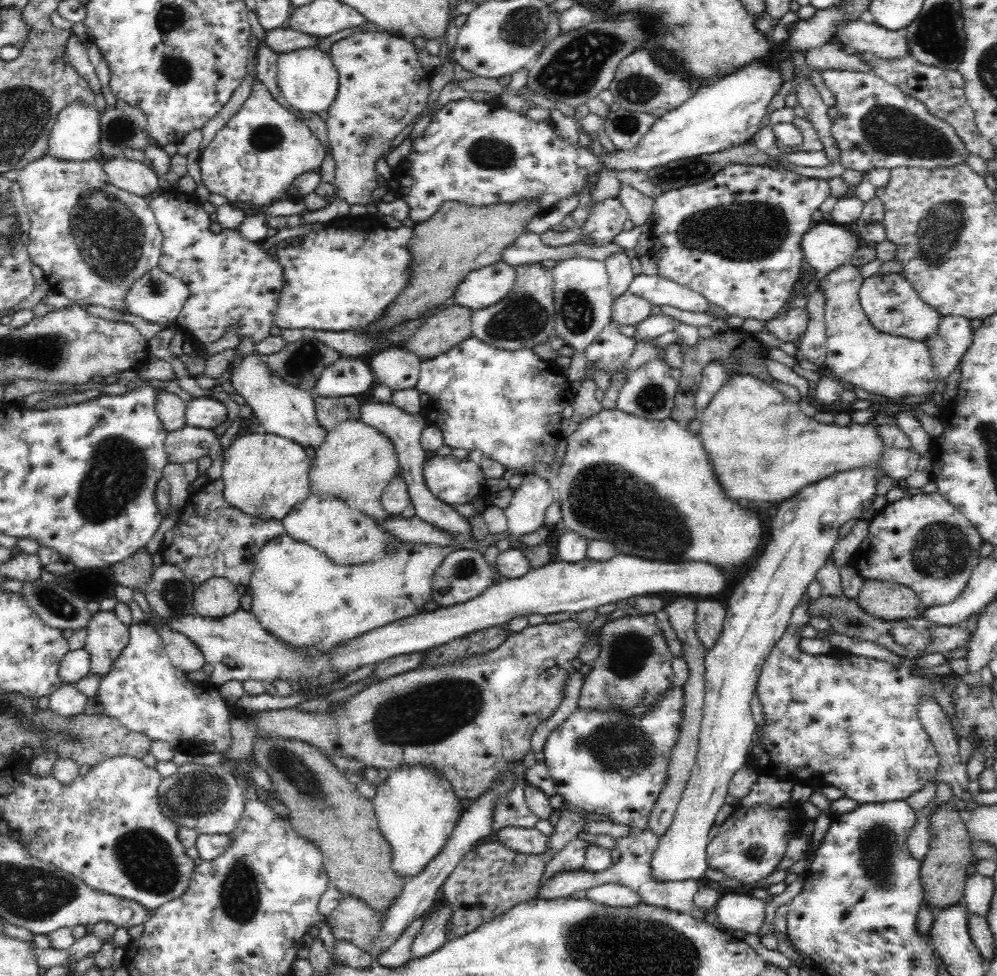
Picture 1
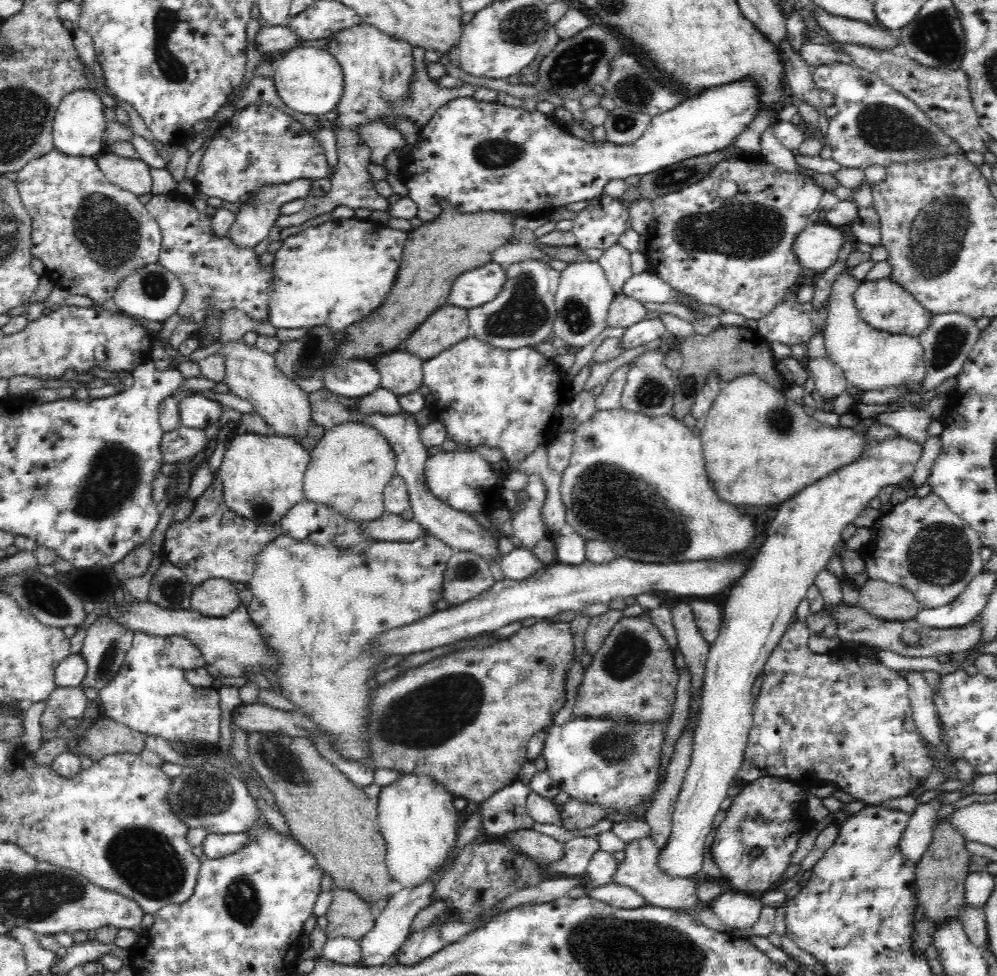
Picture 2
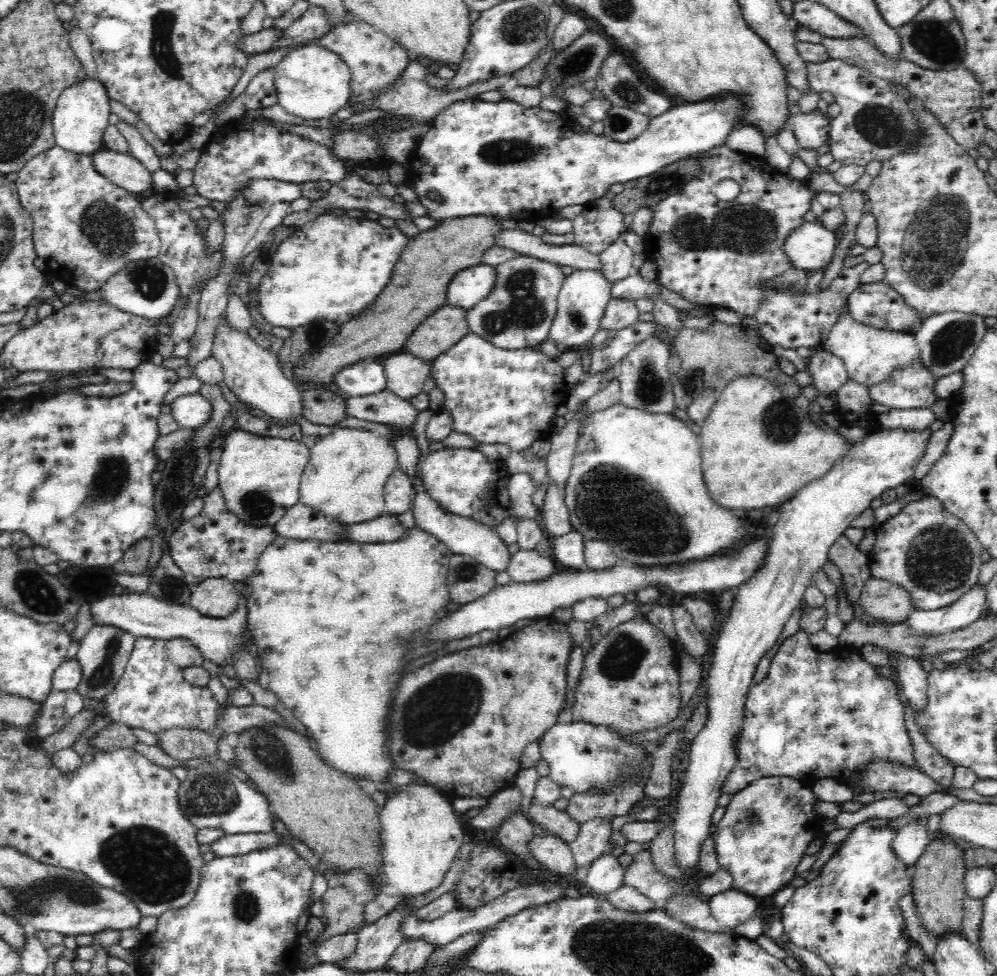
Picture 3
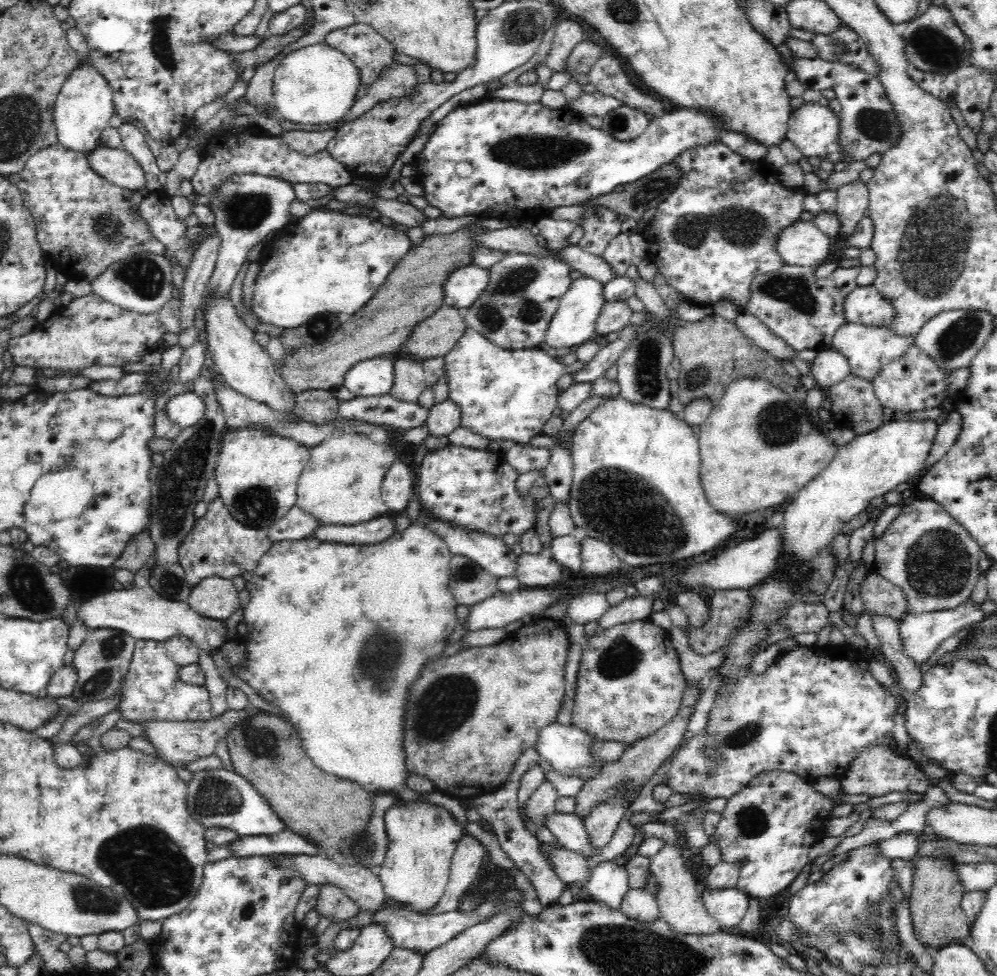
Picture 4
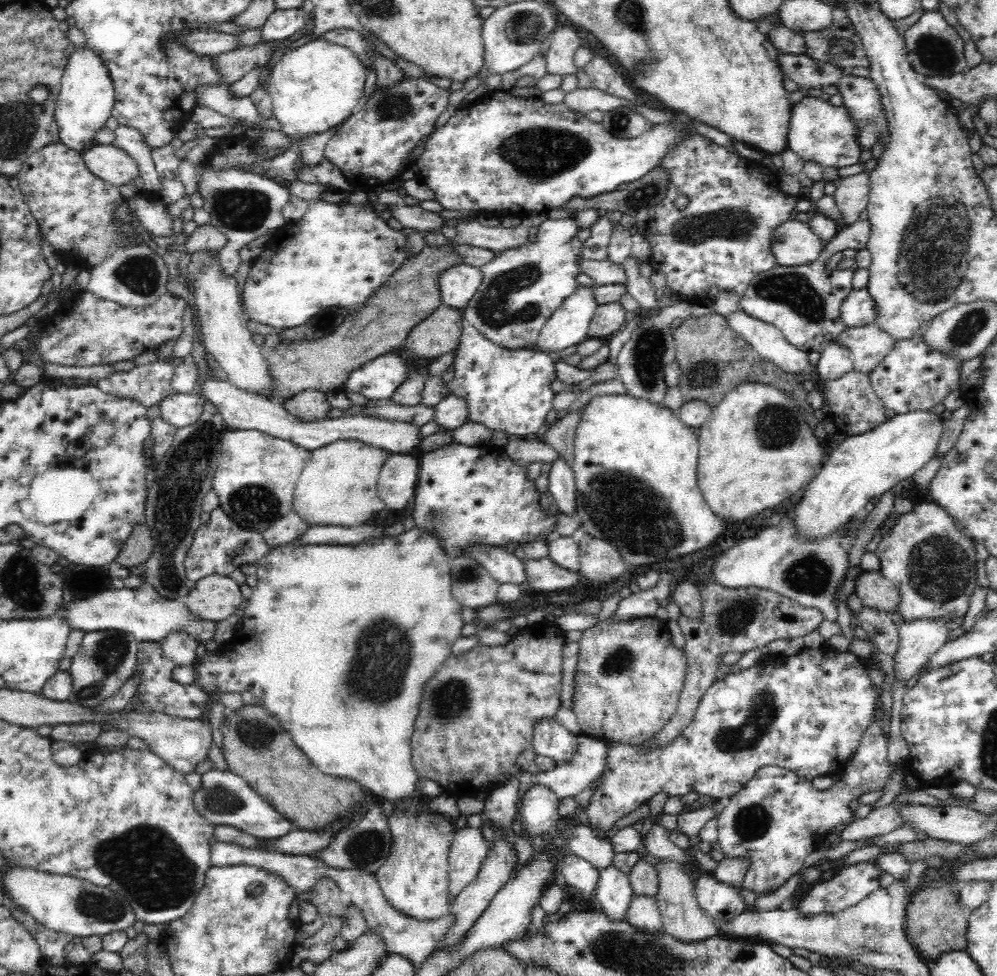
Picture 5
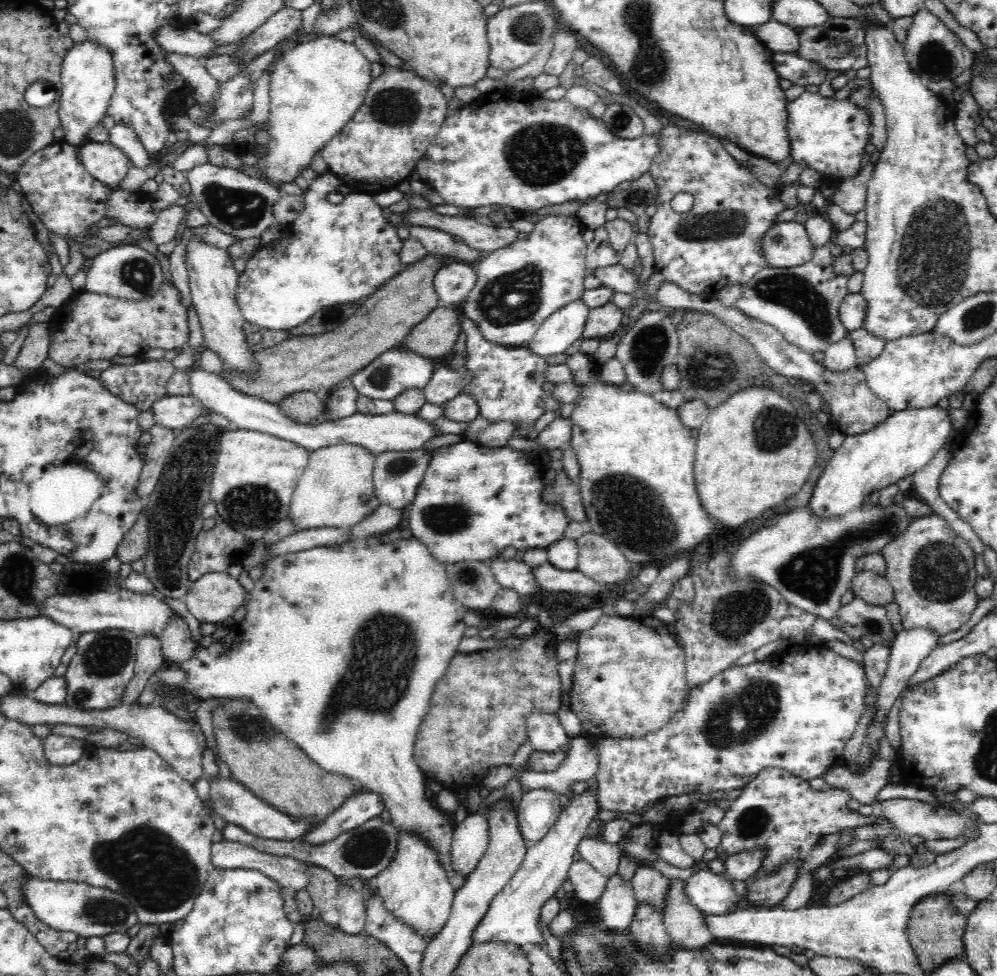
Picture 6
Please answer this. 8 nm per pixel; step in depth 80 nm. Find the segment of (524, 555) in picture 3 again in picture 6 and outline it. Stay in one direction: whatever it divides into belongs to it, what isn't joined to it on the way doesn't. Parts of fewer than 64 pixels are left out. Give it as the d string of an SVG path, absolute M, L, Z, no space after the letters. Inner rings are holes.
M545 562L540 566L532 566L532 573L536 585L542 591L564 594L576 592L580 596L586 596L586 594L598 594L602 590L600 583L582 574L578 568L565 571Z

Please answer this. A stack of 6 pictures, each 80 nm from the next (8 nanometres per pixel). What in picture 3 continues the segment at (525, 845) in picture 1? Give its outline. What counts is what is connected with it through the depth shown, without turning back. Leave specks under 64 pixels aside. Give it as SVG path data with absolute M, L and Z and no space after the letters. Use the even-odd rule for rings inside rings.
M532 834L532 838L526 844L528 852L538 863L546 868L550 868L556 874L564 874L564 876L572 876L574 859L570 853L568 844L554 837L554 835L536 835Z

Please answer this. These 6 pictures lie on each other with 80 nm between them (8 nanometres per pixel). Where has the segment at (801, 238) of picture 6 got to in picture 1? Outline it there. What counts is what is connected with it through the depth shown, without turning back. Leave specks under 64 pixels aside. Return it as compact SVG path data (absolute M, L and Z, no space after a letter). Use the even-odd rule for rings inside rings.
M832 222L814 223L801 242L806 262L814 268L816 275L820 275L820 279L836 268L849 264L860 246L864 243L857 235Z

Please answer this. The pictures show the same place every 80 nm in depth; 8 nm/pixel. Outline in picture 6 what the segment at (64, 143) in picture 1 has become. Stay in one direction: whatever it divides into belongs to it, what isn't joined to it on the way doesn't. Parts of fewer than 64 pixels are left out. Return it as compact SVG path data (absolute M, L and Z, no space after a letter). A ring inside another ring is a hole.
M84 41L67 50L61 70L61 86L58 93L58 118L64 131L63 141L79 149L89 142L88 134L102 123L107 115L115 91L114 67L110 51Z

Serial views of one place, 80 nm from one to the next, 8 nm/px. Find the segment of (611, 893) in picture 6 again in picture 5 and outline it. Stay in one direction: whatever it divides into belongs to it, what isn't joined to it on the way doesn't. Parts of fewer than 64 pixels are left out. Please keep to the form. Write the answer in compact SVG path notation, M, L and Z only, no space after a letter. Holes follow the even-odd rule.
M613 864L598 870L594 898L608 918L624 920L626 908L633 896L629 878L625 872L618 870Z

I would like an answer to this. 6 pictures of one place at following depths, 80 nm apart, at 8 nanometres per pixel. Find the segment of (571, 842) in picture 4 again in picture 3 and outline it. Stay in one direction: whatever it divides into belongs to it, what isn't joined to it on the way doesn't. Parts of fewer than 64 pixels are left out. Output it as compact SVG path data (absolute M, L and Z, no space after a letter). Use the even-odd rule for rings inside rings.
M533 796L528 806L527 817L532 818L533 822L538 822L538 826L542 829L545 828L558 834L565 843L572 842L578 836L578 823L572 821L565 810L560 811L552 804L542 804Z

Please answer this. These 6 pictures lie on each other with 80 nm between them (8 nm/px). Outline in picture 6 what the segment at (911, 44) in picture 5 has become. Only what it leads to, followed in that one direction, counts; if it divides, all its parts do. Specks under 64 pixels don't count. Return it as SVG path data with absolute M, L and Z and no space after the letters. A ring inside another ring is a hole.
M922 7L913 15L913 23L907 30L907 36L903 42L905 57L911 69L921 78L928 82L950 82L954 81L959 74L970 68L972 64L973 51L968 49L960 40L960 37L950 30L948 26Z

